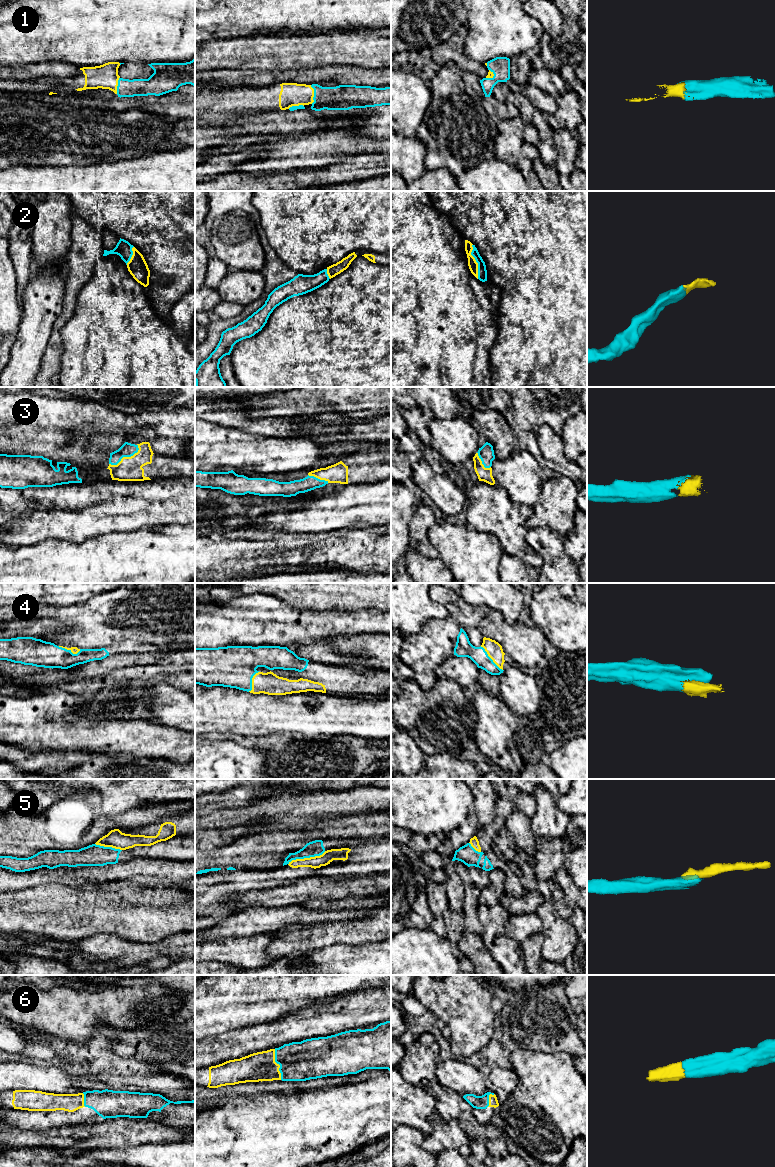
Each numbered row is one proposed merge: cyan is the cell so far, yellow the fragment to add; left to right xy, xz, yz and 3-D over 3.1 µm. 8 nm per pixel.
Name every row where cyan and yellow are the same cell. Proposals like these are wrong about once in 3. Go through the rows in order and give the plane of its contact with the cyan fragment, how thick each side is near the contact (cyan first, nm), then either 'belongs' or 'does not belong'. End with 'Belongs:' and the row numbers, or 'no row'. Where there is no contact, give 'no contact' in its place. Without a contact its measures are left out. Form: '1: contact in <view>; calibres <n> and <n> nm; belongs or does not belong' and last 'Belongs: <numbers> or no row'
1: contact in xz; calibres 200 and 190 nm; belongs
2: contact in yz; calibres 80 and 80 nm; belongs
3: contact in xy; calibres 110 and 190 nm; belongs
4: contact in yz; calibres 140 and 130 nm; belongs
5: contact in xz; calibres 130 and 100 nm; belongs
6: contact in xz; calibres 320 and 240 nm; belongs
Belongs: 1, 2, 3, 4, 5, 6

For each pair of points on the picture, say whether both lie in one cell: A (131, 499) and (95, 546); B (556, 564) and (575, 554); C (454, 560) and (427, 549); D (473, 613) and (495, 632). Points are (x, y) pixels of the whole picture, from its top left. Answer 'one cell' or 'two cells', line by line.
A: two cells
B: two cells
C: two cells
D: two cells

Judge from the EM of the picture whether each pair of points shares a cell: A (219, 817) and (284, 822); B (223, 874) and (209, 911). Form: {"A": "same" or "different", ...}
{"A": "same", "B": "same"}

